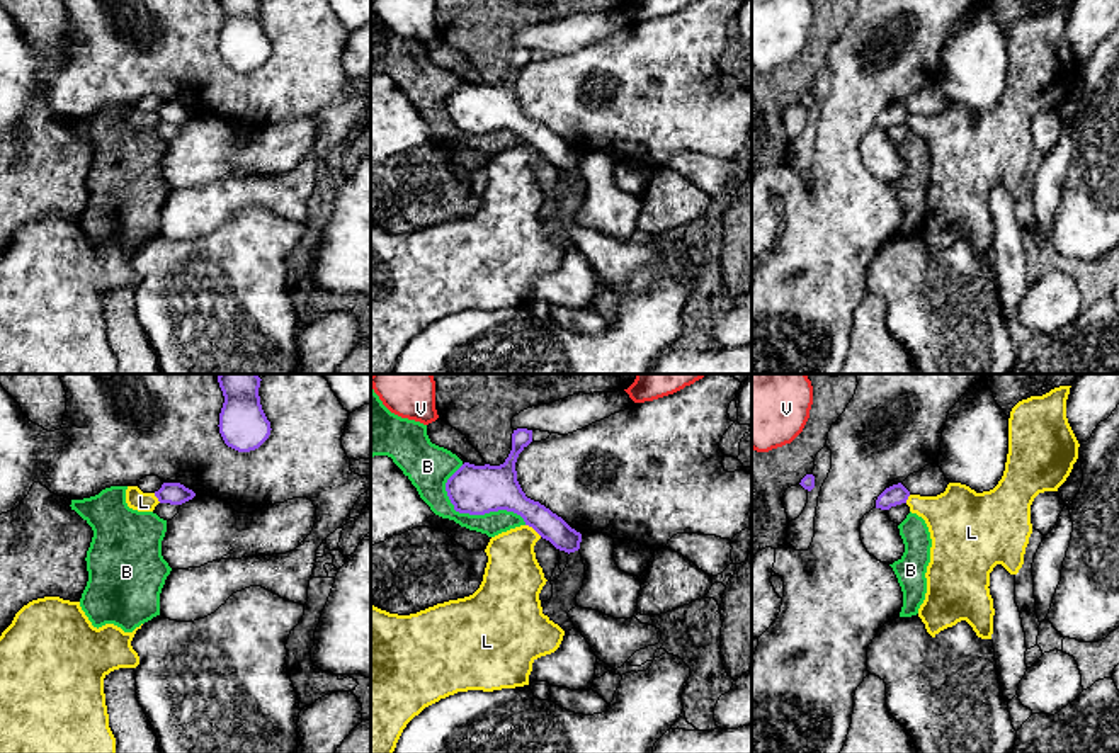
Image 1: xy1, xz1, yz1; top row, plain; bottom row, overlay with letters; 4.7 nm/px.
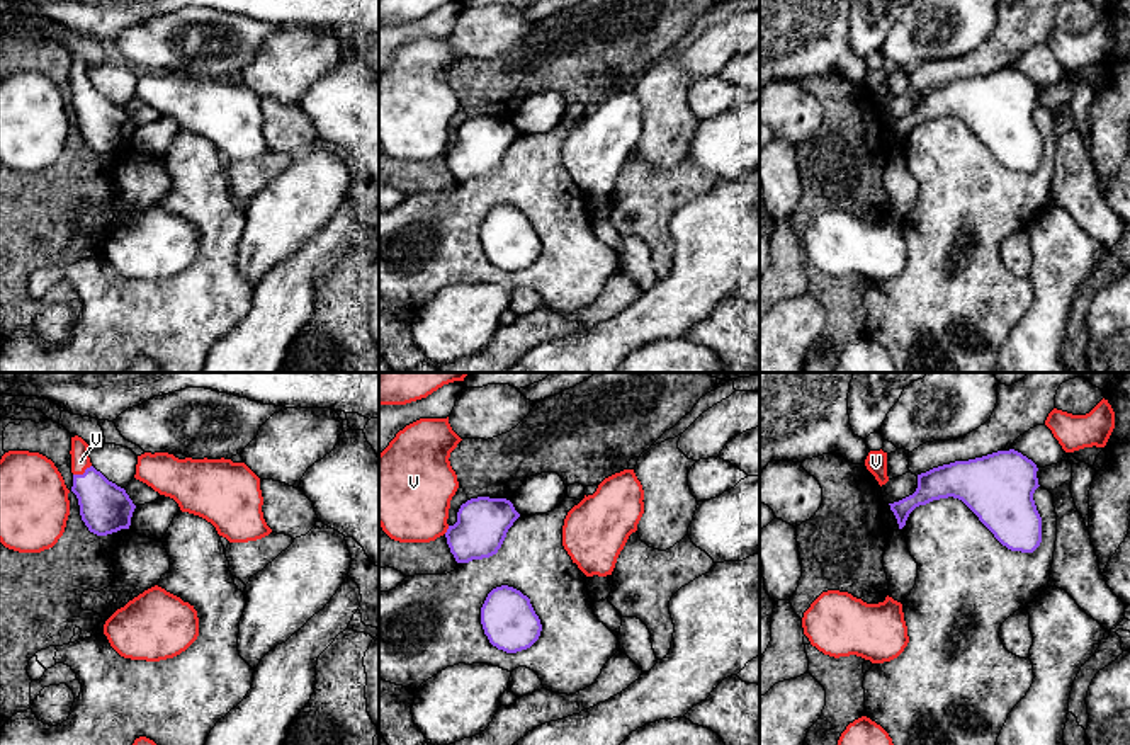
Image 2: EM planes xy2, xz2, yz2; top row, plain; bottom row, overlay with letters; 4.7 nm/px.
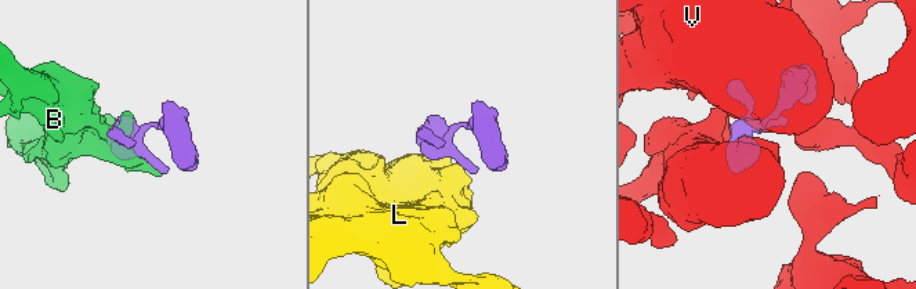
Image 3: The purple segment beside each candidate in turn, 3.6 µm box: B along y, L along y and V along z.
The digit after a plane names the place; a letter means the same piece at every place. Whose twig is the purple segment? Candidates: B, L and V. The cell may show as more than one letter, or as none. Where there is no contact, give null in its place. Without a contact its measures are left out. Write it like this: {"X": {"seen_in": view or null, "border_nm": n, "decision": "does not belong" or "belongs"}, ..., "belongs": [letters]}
{"B": {"seen_in": "xz1", "border_nm": 440, "decision": "does not belong"}, "L": {"seen_in": "xz1", "border_nm": 100, "decision": "does not belong"}, "V": {"seen_in": "xy2", "border_nm": 100, "decision": "belongs"}, "belongs": ["V"]}

